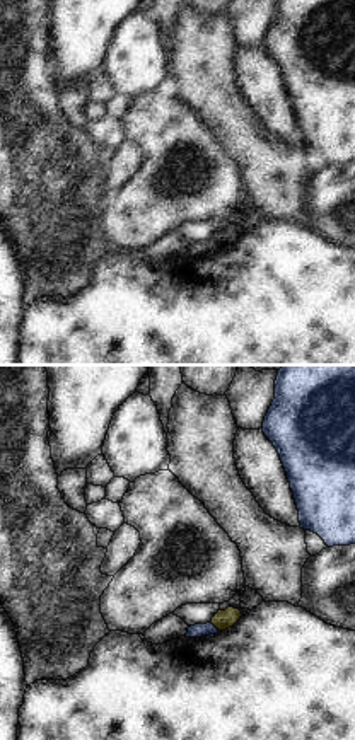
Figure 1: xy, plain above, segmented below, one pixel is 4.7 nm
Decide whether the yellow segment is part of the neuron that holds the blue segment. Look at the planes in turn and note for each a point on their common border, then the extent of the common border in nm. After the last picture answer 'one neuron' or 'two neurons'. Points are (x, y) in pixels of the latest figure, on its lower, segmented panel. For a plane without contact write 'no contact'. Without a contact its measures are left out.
contact (214, 626); length 60 nm

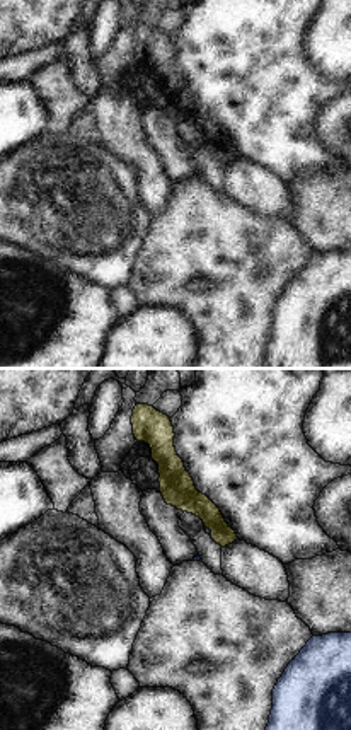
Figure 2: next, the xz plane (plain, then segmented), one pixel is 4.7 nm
contact (210, 531); length 60 nm

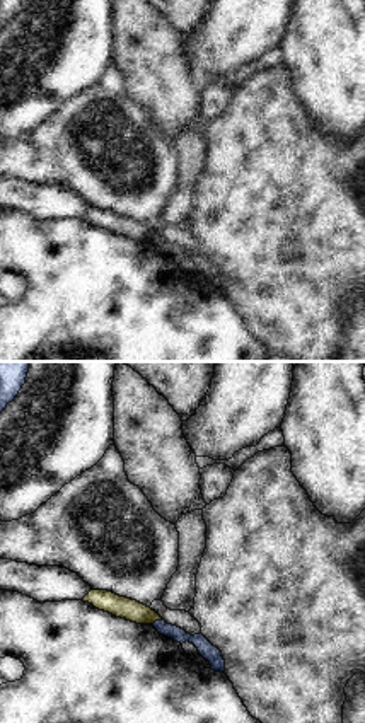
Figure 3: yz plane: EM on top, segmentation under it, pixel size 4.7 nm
contact (157, 621); length 60 nm

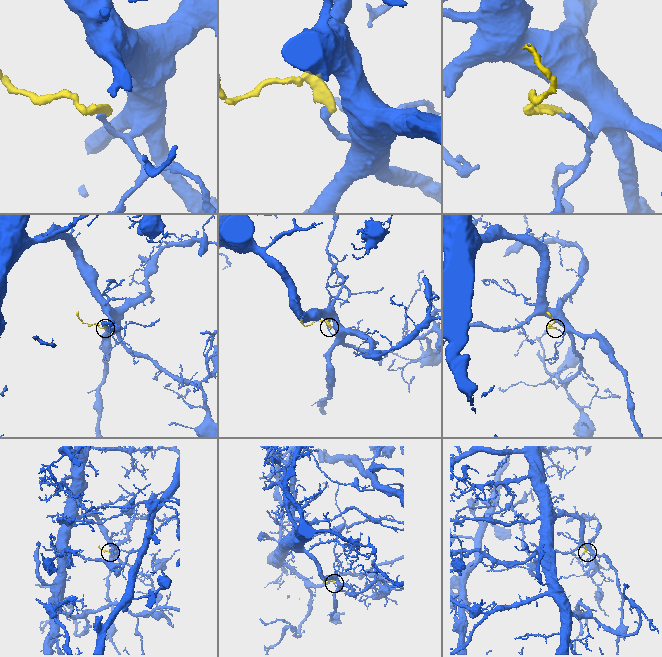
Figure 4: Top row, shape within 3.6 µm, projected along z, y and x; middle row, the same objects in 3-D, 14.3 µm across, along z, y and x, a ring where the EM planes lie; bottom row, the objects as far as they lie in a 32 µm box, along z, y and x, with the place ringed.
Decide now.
two neurons

